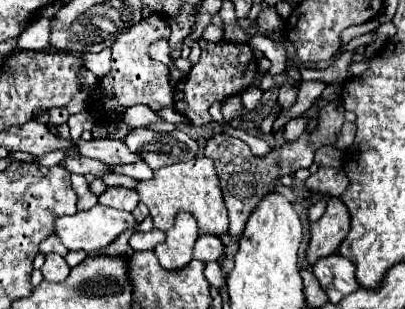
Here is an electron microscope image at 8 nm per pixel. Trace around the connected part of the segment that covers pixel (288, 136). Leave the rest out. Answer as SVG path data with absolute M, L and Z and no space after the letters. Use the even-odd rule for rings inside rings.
M306 114L292 119L284 127L284 137L286 142L292 142L300 137L300 135L306 130L311 118L306 118Z

